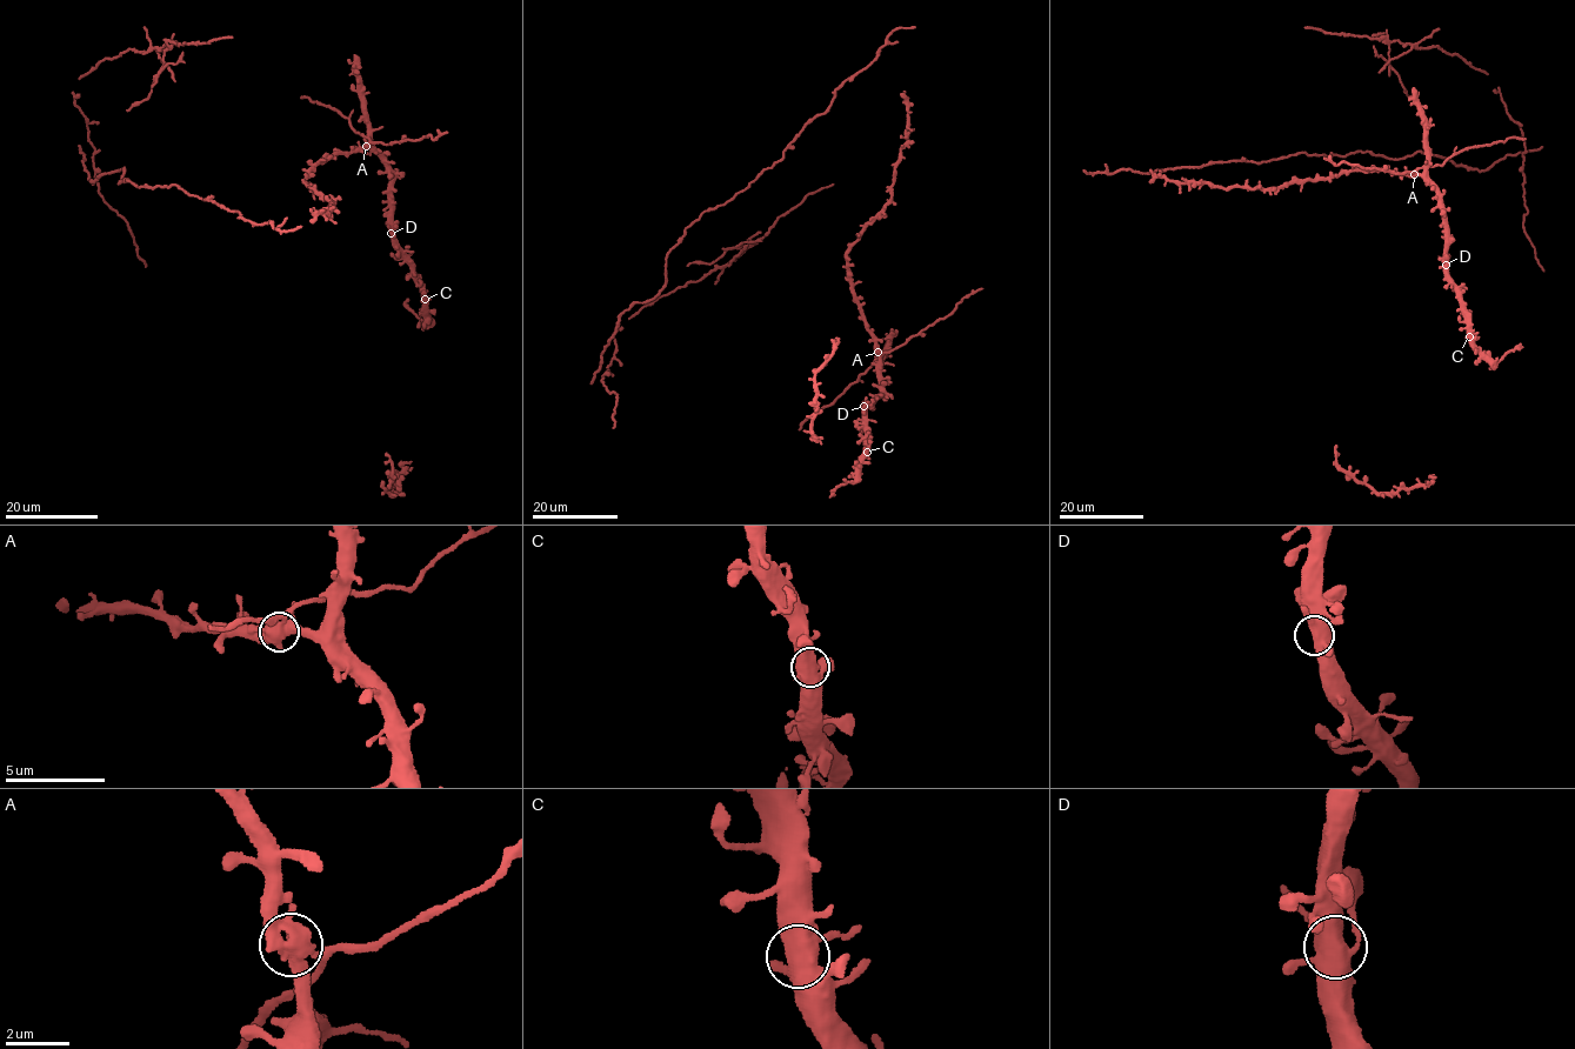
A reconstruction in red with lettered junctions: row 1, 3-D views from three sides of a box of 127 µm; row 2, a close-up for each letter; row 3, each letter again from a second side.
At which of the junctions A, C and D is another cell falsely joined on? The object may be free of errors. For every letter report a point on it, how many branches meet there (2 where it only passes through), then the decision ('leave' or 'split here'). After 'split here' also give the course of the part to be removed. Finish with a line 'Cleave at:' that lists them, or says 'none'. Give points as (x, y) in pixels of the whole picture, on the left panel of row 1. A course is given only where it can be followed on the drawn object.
A: at (366, 146); 4 branches meet; split here
C: at (425, 299); 4 branches meet; leave
D: at (391, 233); 4 branches meet; leave
Cleave at: A

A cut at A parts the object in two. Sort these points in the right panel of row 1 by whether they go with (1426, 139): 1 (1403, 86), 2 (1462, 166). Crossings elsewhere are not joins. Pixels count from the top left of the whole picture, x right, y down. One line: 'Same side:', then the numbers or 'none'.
Same side: none

